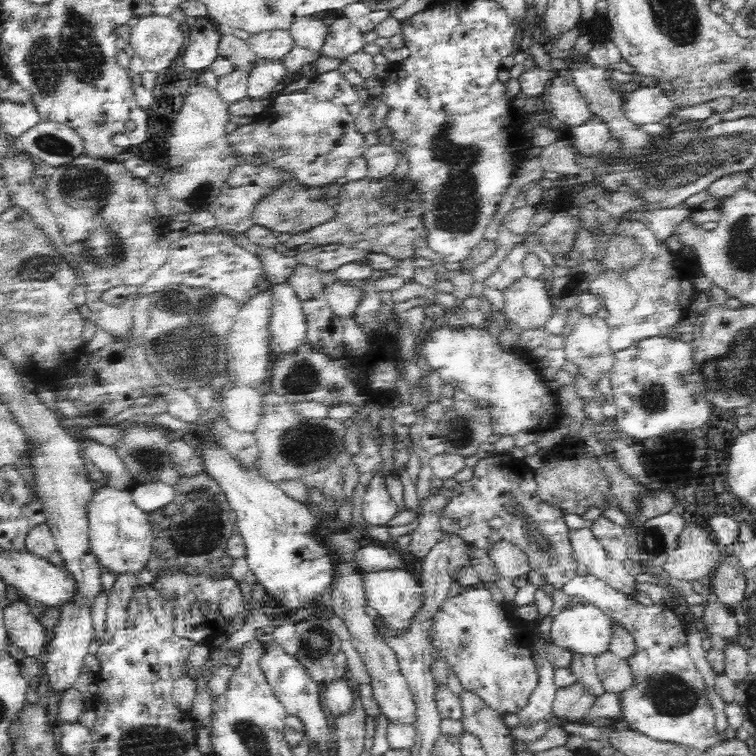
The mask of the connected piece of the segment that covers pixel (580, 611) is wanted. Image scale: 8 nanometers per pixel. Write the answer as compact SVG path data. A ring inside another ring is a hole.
M572 604L554 616L550 641L571 654L602 654L612 639L611 619L594 605Z

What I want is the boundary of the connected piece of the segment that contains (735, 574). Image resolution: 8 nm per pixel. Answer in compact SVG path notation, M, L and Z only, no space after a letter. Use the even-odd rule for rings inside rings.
M734 555L723 558L711 580L709 592L713 600L736 614L746 594L745 570Z

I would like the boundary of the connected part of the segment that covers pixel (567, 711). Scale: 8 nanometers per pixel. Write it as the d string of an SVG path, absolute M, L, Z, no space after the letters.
M575 683L556 692L552 712L556 718L562 718L566 722L584 723L596 700L597 698L587 694L580 684Z

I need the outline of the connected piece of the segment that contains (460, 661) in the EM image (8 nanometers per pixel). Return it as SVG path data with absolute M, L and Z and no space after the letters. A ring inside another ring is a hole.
M483 584L448 597L451 598L440 604L436 624L429 625L430 648L438 650L432 658L444 661L460 680L462 689L476 694L492 710L502 716L519 713L540 682L531 647L534 631L512 606L492 600L491 592Z

